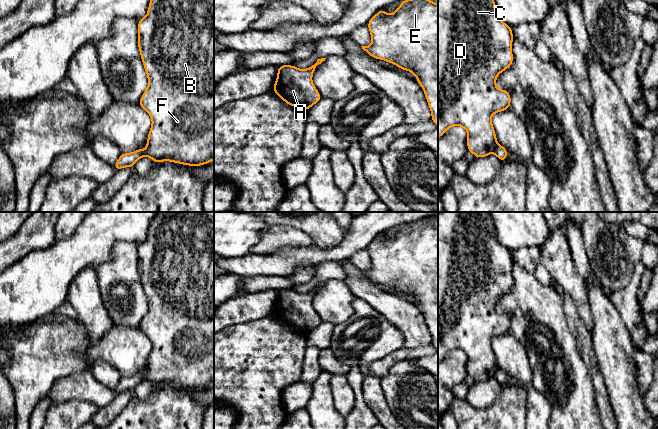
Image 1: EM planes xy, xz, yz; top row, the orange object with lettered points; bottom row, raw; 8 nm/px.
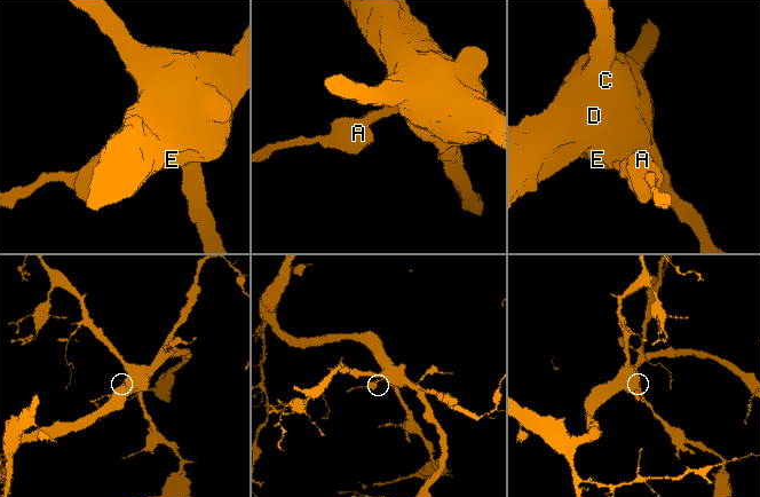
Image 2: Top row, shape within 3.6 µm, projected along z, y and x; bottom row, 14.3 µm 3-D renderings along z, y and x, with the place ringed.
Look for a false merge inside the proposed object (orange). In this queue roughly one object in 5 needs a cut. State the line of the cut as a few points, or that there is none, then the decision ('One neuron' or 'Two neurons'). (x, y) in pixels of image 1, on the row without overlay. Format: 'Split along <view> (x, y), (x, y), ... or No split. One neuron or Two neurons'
No split. One neuron

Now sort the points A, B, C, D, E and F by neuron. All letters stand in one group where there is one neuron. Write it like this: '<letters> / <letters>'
A B C D E F

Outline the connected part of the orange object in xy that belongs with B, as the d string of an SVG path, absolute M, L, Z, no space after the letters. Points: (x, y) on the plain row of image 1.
M157 212L151 221L146 240L138 244L138 272L148 302L148 311L142 318L139 329L150 339L151 352L145 373L122 377L113 389L115 394L133 392L142 381L148 380L155 387L169 385L188 390L201 390L214 384L214 212Z

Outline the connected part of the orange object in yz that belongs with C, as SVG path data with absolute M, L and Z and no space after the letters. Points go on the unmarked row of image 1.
M488 212L438 213L438 362L452 350L463 351L468 357L468 375L476 382L493 378L506 385L508 375L497 366L492 339L510 333L510 317L496 311L496 302L513 287L513 263L512 252L498 241Z

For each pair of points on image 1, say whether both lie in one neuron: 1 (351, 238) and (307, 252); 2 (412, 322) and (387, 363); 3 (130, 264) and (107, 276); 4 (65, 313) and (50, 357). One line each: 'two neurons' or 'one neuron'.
1: one neuron
2: two neurons
3: one neuron
4: two neurons

